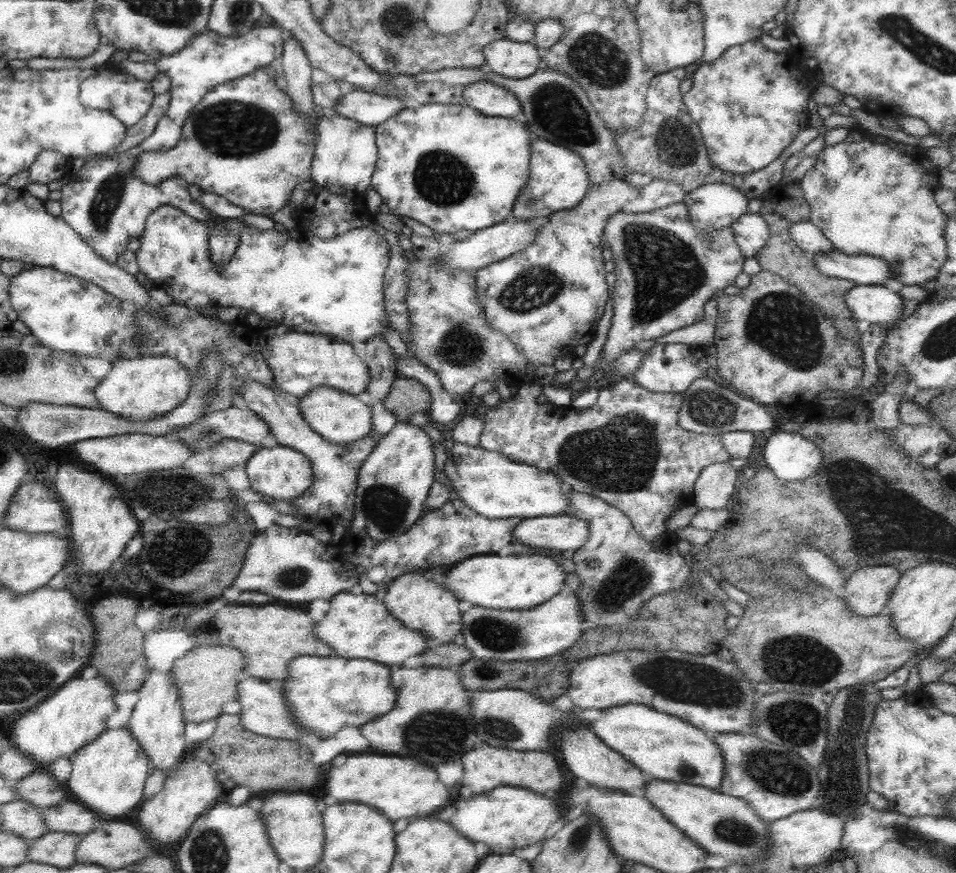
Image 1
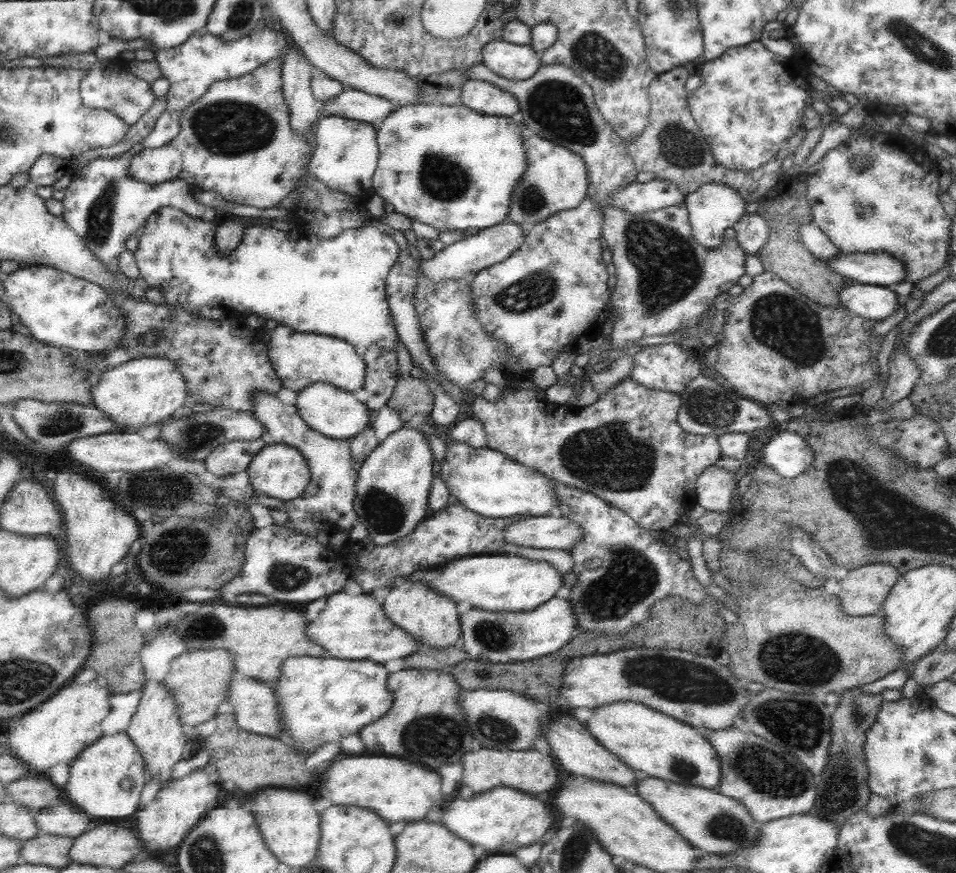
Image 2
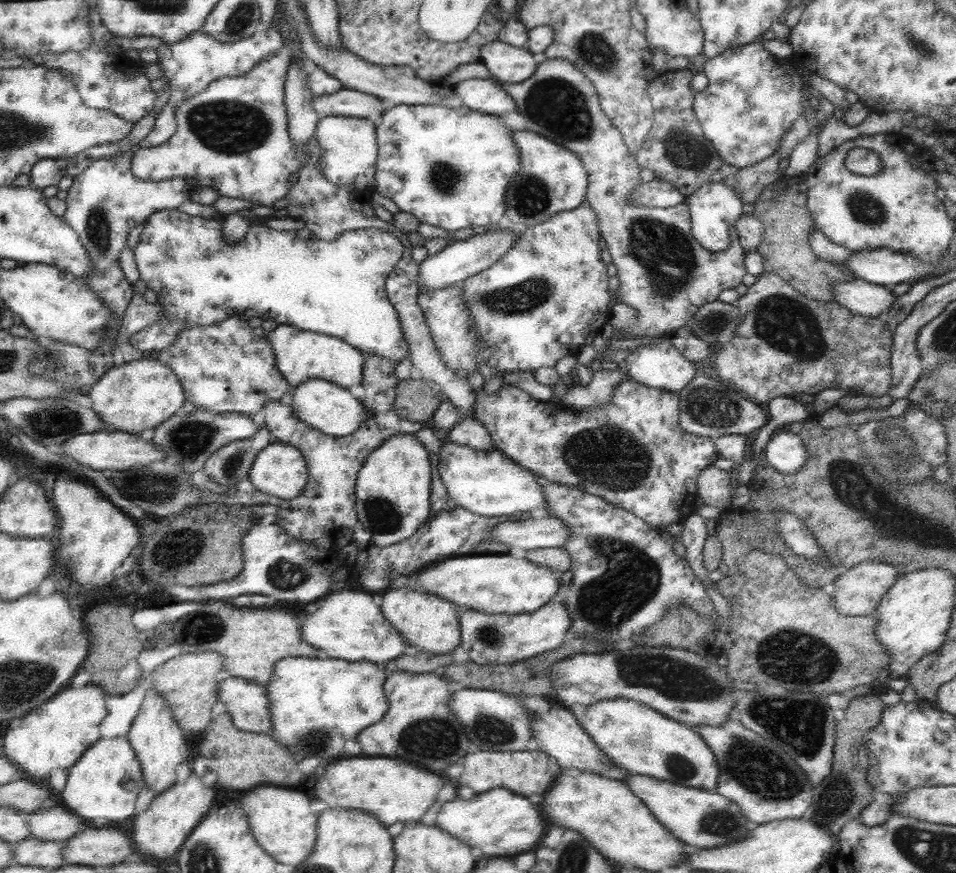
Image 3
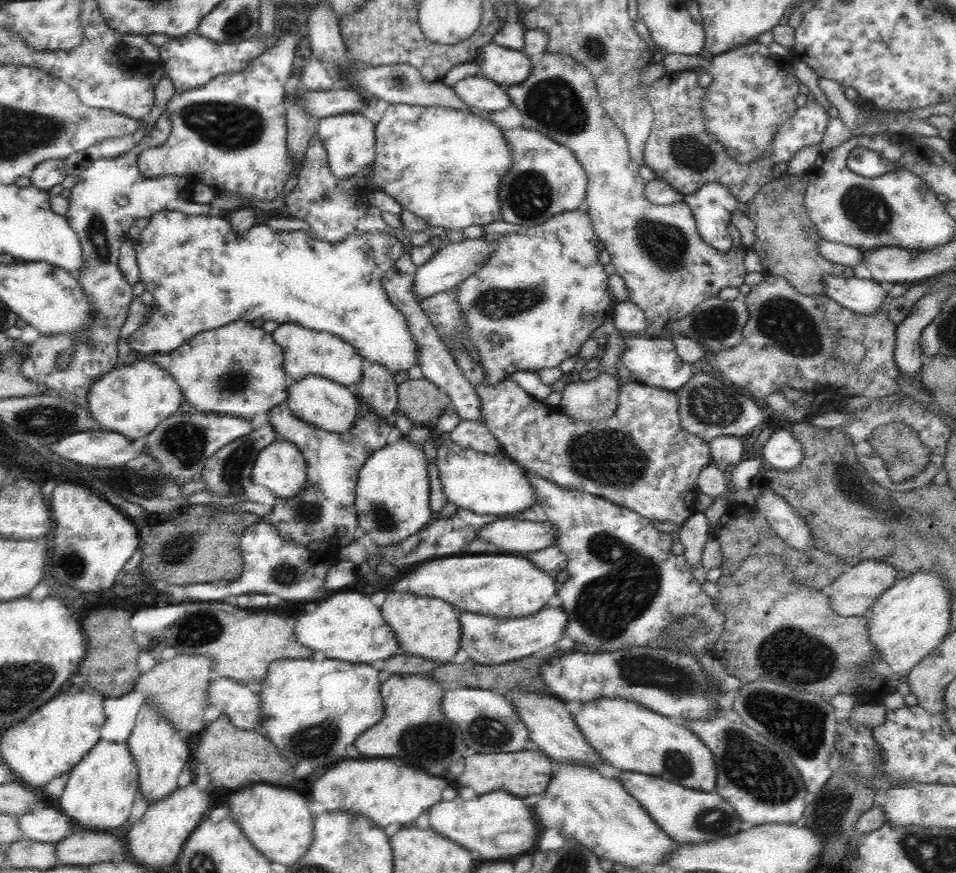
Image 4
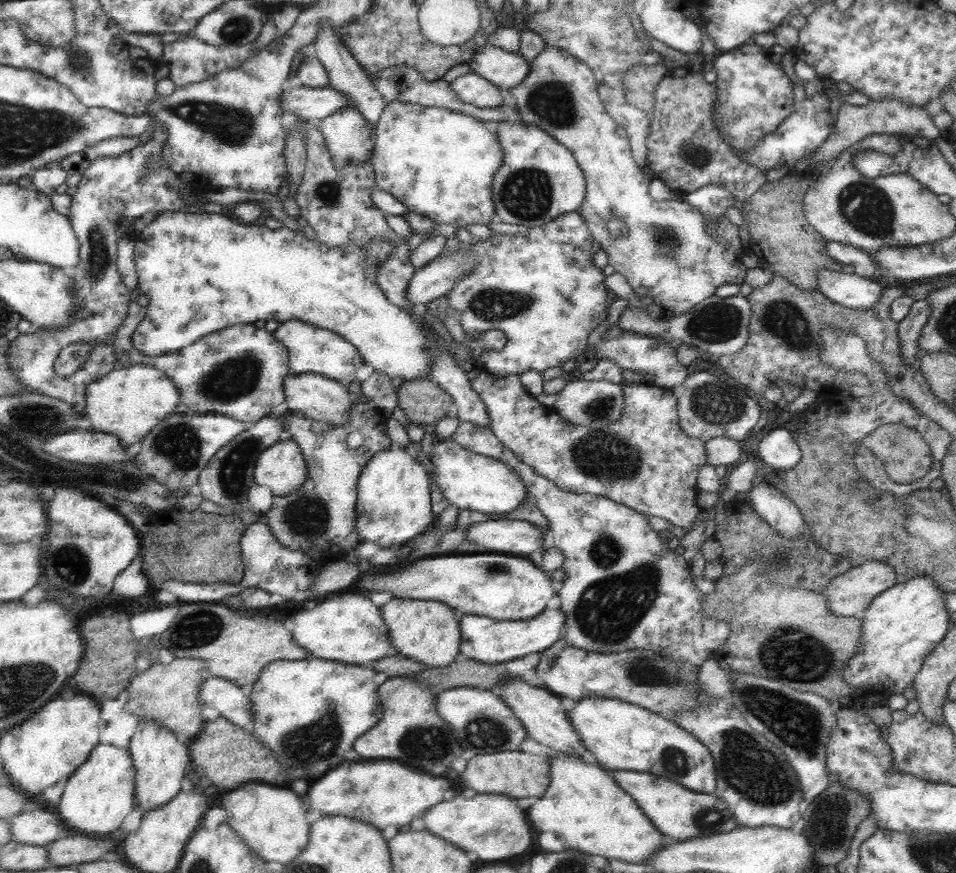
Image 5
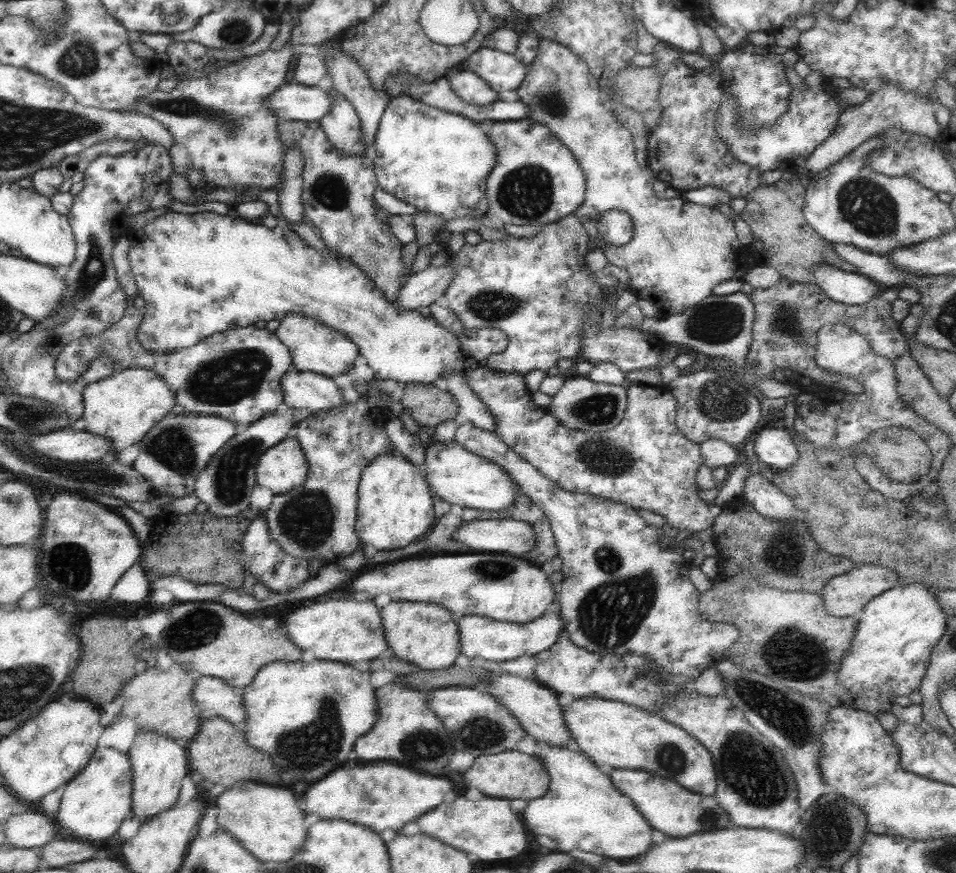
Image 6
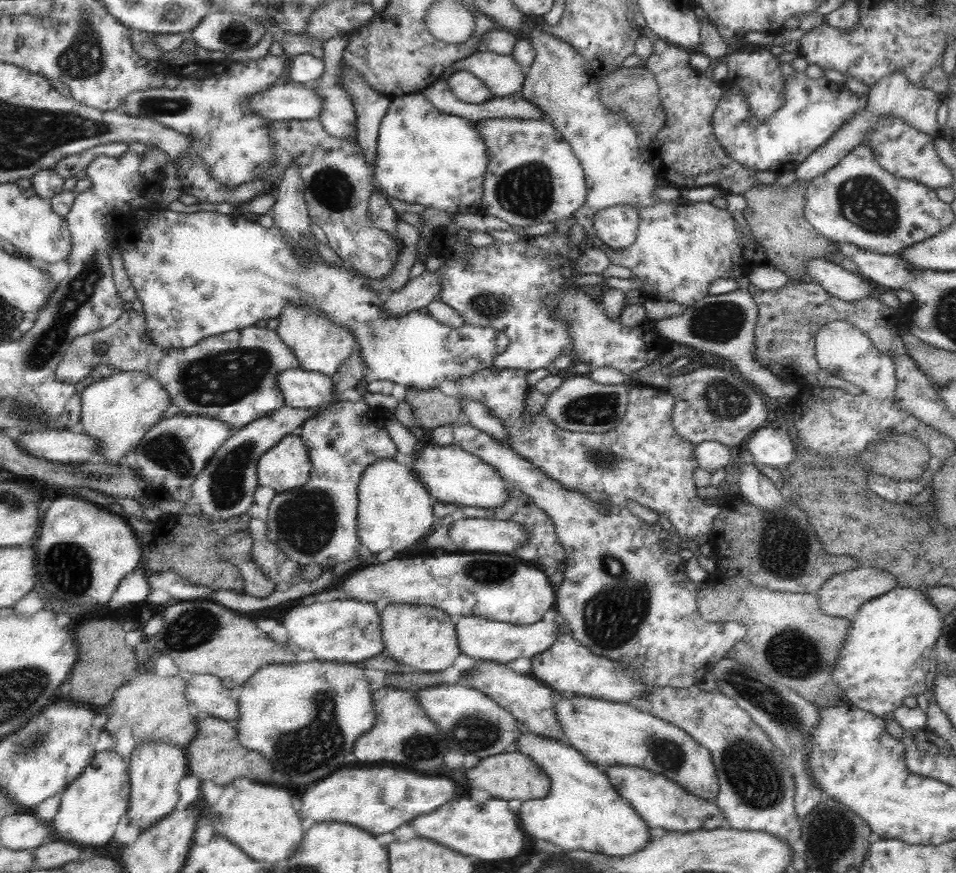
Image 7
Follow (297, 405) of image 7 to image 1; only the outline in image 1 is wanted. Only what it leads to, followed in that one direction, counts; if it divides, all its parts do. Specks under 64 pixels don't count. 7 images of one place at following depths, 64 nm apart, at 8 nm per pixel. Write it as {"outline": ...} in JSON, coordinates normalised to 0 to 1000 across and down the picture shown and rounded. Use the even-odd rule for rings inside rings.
{"outline":[[[332,442],[323,447],[323,451],[313,458],[313,472],[327,495],[353,511],[363,511],[388,497],[388,467],[357,447],[348,447],[342,442]]]}

